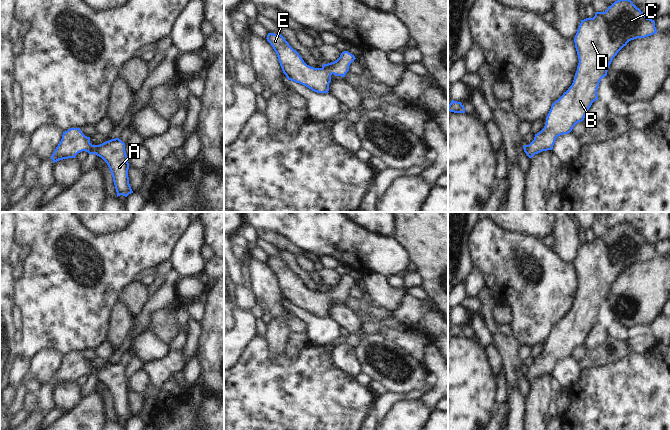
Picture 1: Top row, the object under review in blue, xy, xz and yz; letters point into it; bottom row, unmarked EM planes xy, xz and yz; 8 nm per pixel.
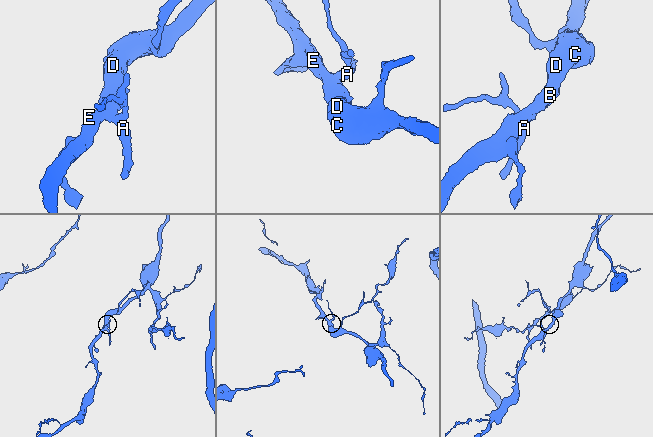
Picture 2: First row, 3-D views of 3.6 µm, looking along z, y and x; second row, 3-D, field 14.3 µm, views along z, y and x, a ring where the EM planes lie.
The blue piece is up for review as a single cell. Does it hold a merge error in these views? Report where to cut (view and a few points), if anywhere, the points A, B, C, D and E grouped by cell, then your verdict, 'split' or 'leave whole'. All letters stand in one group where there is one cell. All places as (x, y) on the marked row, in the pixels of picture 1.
no cut | A B C D E | leave whole

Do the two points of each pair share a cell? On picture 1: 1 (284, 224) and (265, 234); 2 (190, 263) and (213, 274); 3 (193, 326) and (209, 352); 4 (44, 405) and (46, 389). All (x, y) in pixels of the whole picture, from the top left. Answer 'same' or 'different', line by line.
1: different
2: different
3: different
4: same

